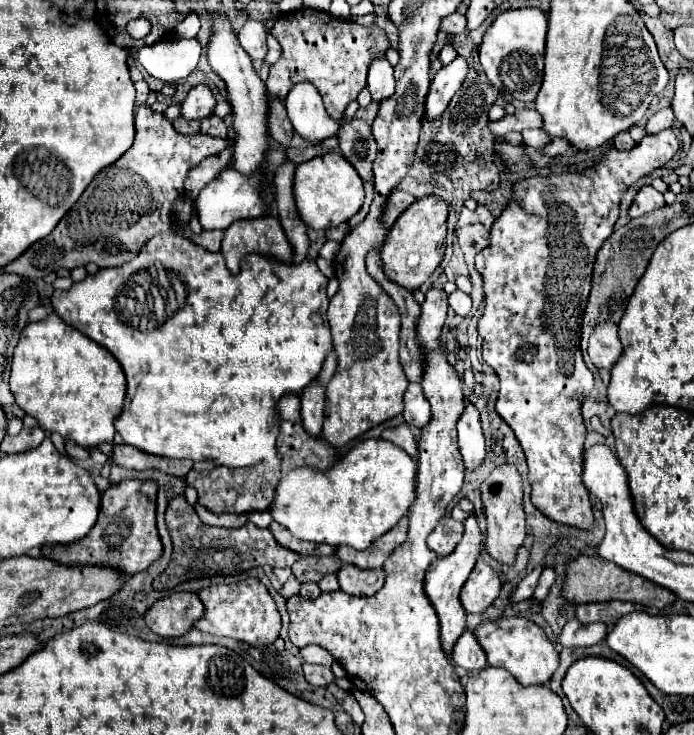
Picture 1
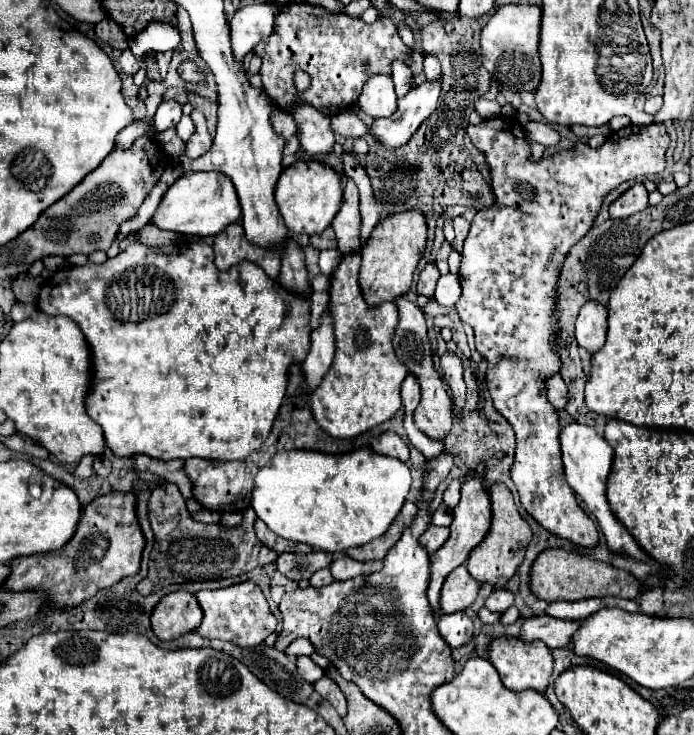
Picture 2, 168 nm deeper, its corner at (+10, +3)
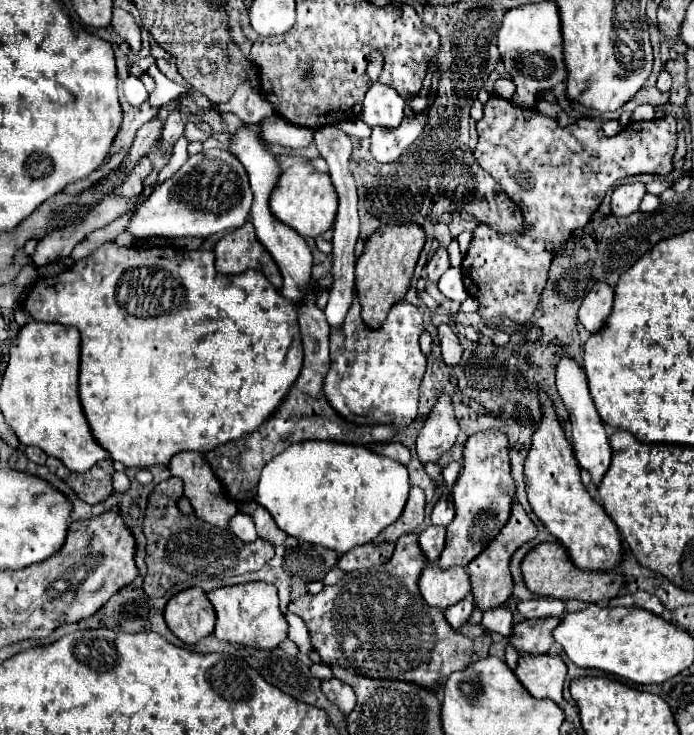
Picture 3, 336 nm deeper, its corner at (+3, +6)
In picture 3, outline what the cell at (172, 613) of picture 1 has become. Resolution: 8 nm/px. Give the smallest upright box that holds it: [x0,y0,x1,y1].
[165,587,215,645]

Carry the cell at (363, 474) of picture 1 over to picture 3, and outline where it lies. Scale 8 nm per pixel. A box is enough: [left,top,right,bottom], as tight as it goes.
[257,441,409,555]

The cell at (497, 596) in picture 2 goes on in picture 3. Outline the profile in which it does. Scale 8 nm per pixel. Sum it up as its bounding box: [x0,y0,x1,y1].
[481,605,513,637]

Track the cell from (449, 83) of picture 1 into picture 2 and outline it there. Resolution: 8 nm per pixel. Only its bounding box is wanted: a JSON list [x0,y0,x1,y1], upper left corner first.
[372,78,442,148]

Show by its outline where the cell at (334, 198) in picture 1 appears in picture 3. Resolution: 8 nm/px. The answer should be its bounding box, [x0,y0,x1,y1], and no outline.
[269,163,337,237]

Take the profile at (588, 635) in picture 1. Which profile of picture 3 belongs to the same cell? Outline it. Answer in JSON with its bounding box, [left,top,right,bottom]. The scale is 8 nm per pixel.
[509,617,559,655]

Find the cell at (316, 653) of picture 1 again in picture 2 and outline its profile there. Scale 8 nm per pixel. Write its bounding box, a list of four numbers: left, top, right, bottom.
[284,638,316,656]

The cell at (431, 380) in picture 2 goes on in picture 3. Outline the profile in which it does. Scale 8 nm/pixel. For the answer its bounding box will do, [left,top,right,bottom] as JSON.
[417,395,459,463]

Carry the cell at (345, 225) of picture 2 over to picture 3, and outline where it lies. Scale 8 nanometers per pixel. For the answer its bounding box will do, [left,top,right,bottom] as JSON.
[355,225,425,329]

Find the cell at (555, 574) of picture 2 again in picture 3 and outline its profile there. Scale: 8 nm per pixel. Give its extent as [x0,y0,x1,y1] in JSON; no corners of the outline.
[521,541,623,603]

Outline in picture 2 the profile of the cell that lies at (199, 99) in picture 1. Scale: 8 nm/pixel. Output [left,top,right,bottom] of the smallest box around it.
[152,100,182,132]

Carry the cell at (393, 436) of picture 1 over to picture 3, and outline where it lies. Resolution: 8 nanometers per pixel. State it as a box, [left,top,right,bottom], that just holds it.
[373,441,411,465]

